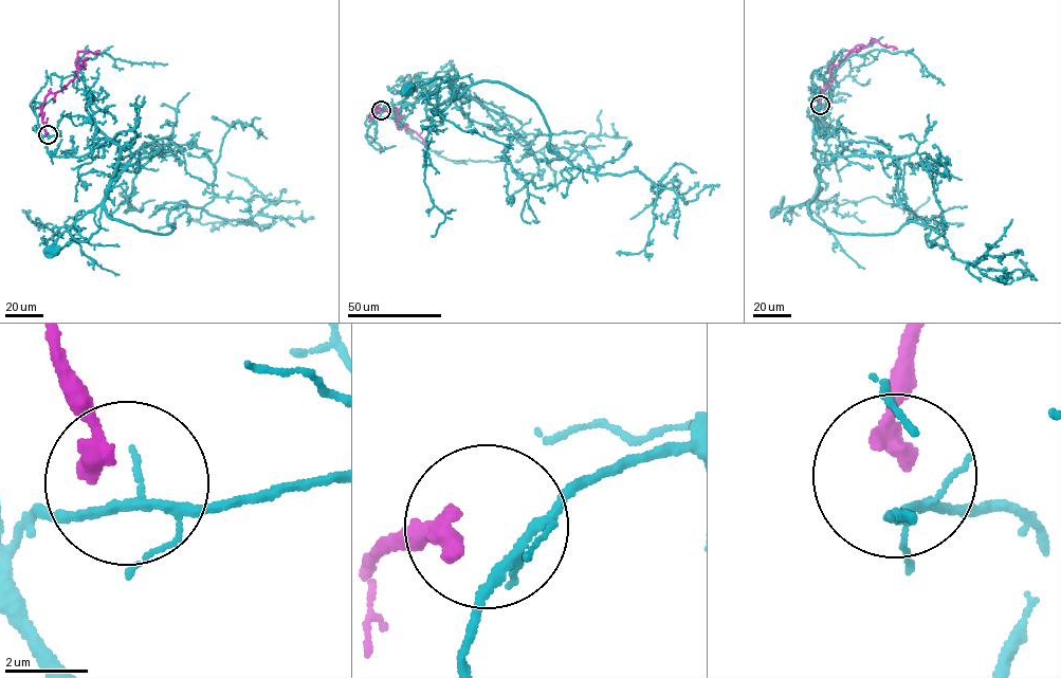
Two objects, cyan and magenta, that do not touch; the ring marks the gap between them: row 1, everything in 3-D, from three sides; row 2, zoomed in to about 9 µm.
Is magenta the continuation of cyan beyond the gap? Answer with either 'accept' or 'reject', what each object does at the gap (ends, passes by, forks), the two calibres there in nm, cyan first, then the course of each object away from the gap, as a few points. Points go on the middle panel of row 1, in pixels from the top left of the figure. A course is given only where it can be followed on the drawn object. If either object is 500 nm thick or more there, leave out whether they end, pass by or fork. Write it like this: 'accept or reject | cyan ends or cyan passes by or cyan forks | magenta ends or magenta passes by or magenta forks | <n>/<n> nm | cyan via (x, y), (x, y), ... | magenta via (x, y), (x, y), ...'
reject | cyan forks | magenta passes by | 200/320 nm | cyan via (382, 111), (380, 118), (390, 117), (423, 96), (444, 75), (455, 98), (453, 89), (437, 77), (407, 92) | magenta via (380, 110), (369, 116), (374, 108), (395, 109), (398, 128), (414, 131), (425, 143)

